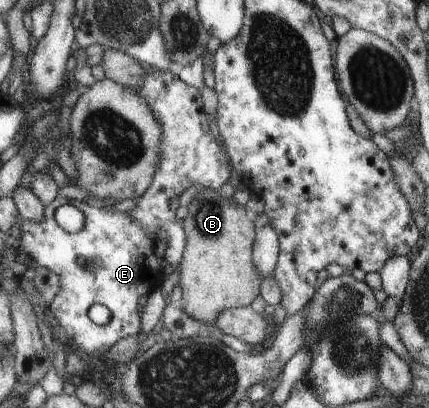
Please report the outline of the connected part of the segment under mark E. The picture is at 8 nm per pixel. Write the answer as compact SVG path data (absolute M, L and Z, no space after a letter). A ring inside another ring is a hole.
M58 197L52 204L45 207L45 217L42 221L33 223L32 221L20 221L20 242L16 245L17 249L28 253L36 266L46 267L58 273L62 281L61 291L49 306L49 315L54 316L68 336L75 344L84 350L89 356L94 356L104 360L105 354L123 338L134 336L142 330L142 316L140 300L142 296L147 296L156 288L164 284L164 274L162 274L162 261L164 255L159 257L160 242L156 235L151 235L128 211L105 209L98 206L97 202L89 200L76 200ZM63 204L75 204L80 210L84 211L87 218L84 230L76 234L66 232L58 222L56 222L56 210ZM90 262L96 262L99 266L97 272L90 270ZM94 304L104 304L111 312L111 318L105 325L98 325L92 322L88 316L88 310Z

